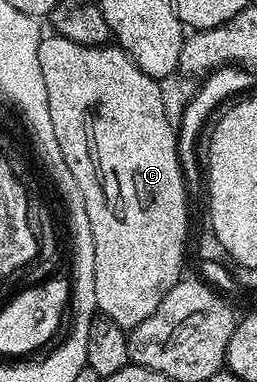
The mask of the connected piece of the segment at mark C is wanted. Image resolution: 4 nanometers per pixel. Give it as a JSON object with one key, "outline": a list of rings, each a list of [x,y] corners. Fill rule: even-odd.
{"outline":[[[55,34],[43,37],[38,46],[38,70],[42,70],[42,82],[46,82],[46,102],[50,102],[50,122],[54,126],[54,134],[58,137],[58,146],[62,150],[62,158],[66,158],[66,166],[70,166],[70,174],[74,174],[74,182],[78,182],[78,190],[82,190],[82,202],[86,206],[86,218],[90,218],[90,234],[94,238],[94,286],[91,295],[96,295],[94,304],[105,317],[112,320],[123,330],[138,326],[138,322],[146,322],[154,310],[158,310],[158,302],[166,298],[166,294],[180,279],[184,268],[184,239],[188,236],[188,197],[190,192],[185,185],[184,172],[180,168],[179,150],[177,148],[177,129],[168,121],[168,112],[164,109],[164,96],[160,93],[161,85],[152,76],[147,76],[134,63],[123,48],[119,46],[82,46],[78,42],[70,42],[70,38],[62,38]]]}

